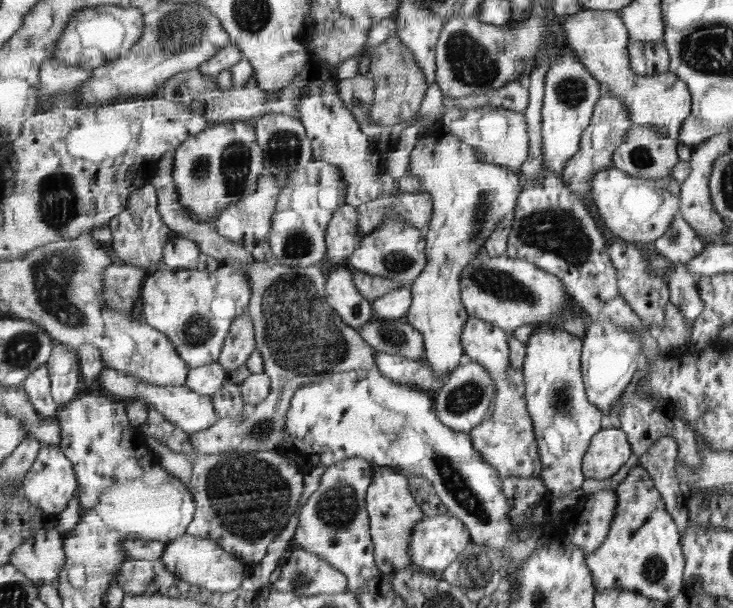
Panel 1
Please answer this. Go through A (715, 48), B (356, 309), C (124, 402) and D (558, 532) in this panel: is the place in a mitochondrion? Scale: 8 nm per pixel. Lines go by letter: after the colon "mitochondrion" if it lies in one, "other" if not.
A: mitochondrion
B: mitochondrion
C: other
D: other

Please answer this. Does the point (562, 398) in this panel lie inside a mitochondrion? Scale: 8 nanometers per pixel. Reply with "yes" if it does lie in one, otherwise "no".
yes

